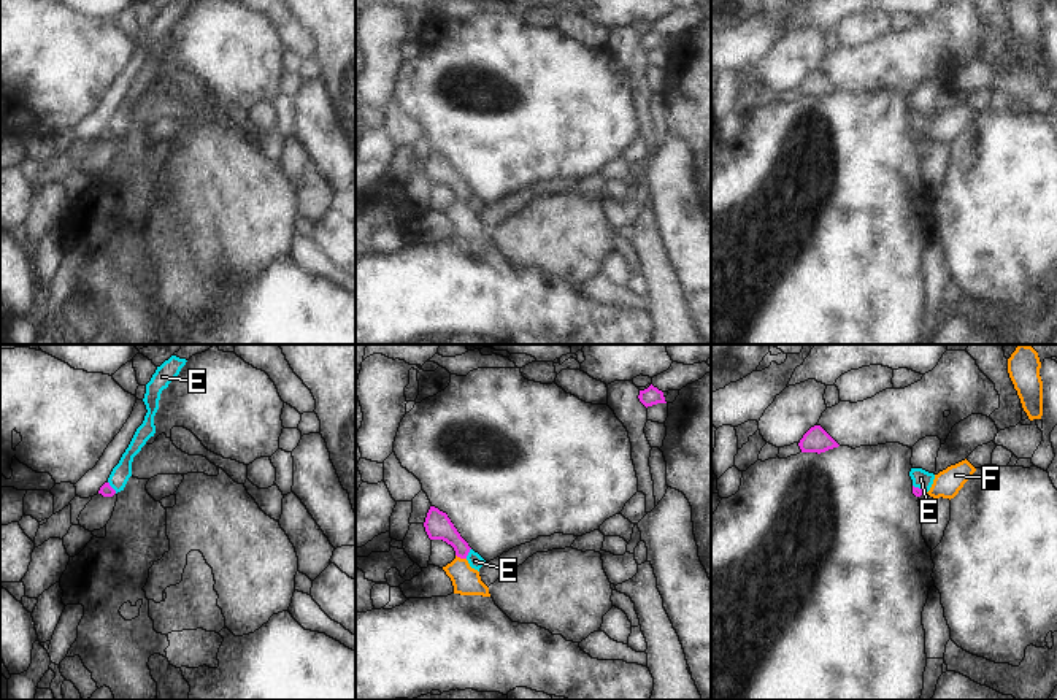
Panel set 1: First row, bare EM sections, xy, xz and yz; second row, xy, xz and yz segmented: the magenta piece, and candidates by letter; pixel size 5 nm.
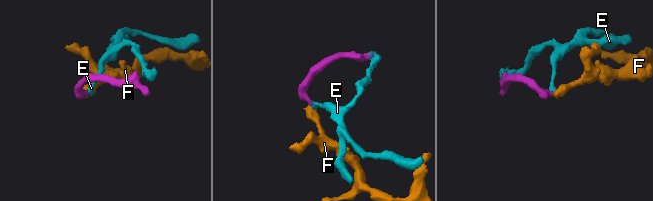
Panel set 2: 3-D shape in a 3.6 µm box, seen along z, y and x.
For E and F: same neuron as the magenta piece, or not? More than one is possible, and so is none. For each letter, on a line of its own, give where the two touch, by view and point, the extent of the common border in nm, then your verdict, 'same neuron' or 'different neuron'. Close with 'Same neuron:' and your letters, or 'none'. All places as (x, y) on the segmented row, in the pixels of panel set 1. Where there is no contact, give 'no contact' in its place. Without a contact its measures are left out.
E: contact xy (111, 488); length 80 nm; different neuron
F: contact xz (461, 557); length 60 nm; same neuron
Same neuron: F

